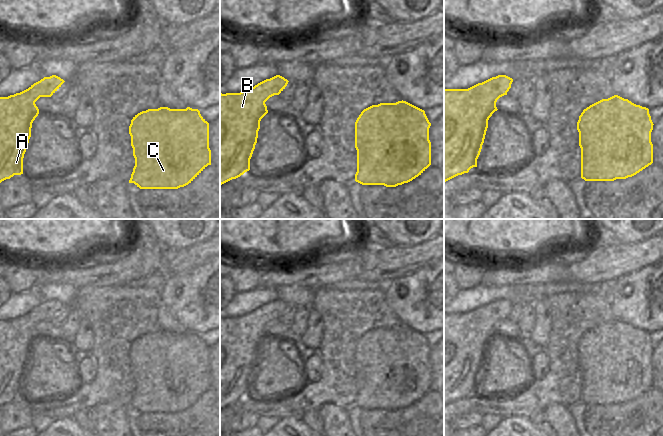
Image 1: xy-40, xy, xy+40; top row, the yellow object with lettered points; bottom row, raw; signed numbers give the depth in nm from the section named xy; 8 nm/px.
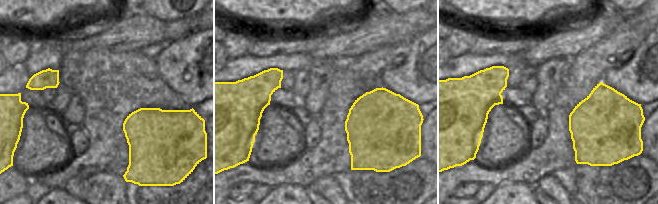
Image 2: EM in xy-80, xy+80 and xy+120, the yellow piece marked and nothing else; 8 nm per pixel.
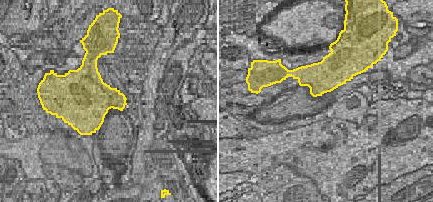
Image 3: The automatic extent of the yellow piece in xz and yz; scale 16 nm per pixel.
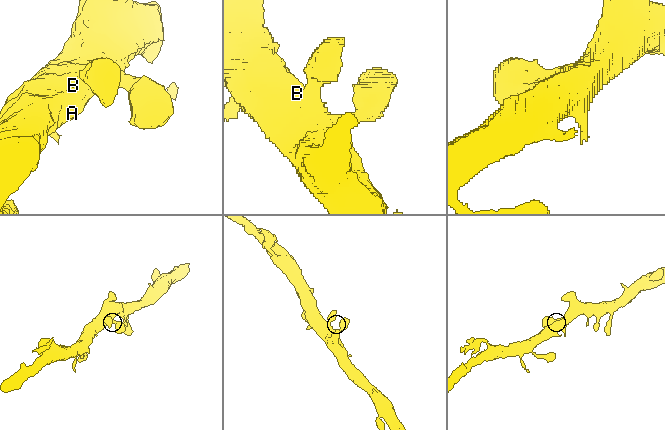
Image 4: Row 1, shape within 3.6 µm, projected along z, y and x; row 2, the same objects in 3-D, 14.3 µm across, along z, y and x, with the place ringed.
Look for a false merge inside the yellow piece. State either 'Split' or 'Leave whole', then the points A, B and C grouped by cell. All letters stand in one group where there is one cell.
Leave whole. Groups: A B C.

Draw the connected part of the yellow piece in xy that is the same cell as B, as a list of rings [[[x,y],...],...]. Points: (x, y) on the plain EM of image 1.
[[[276,299],[240,317],[220,317],[220,409],[250,394],[260,345],[268,337],[265,326],[270,321],[279,319],[288,306],[284,301]]]

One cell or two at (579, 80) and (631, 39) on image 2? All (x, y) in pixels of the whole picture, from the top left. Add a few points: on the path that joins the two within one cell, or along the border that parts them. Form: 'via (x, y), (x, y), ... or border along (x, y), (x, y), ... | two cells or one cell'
via (592, 67), (605, 54), (618, 47) | one cell

